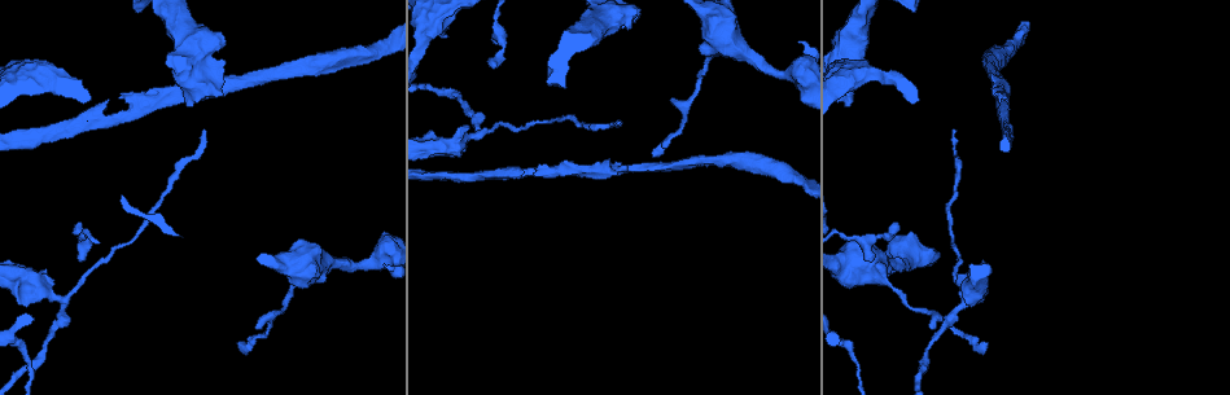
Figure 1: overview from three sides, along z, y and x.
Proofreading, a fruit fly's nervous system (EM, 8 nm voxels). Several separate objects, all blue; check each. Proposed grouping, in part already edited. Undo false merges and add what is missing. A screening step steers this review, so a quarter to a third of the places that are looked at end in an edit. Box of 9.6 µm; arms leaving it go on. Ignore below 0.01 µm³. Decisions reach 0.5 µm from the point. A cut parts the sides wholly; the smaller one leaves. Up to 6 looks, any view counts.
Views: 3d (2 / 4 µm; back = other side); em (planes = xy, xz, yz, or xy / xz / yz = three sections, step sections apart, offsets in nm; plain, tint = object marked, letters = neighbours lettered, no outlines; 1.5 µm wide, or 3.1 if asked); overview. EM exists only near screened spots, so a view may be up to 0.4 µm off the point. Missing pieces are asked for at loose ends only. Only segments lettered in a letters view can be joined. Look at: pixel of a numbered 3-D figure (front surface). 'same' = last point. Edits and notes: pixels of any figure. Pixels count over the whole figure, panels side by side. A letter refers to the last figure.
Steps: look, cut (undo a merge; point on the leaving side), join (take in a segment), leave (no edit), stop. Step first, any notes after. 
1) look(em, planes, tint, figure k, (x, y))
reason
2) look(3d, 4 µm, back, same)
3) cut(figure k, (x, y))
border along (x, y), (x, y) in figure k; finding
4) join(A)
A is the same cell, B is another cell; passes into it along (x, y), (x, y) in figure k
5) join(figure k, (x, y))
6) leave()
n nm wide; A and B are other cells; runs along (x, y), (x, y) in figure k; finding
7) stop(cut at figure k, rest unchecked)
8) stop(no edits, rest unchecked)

look(em, planes, letters, figure 1, (30, 370))
narrows sharply

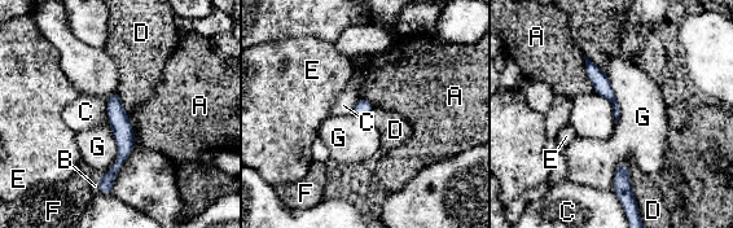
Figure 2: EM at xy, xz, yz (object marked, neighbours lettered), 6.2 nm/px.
leave()
D touches over 340 nm; A, B, C, D, E, F and G are other cells; border along (593, 92), (611, 104), (615, 123) in figure 2; continuous, no second neuron

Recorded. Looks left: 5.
look(3d, 2 µm, back, figure 1, (557, 168))

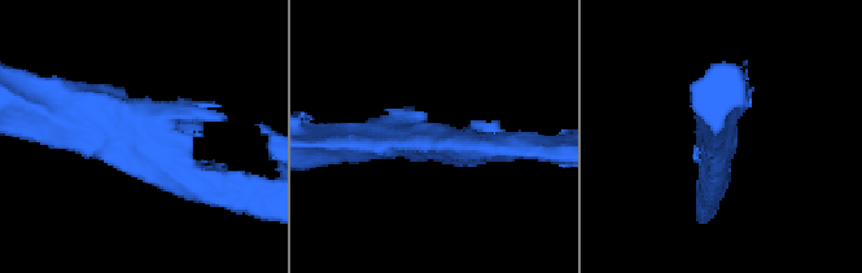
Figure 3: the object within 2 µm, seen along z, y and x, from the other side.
look(em, planes, letters, figure 3, (145, 140))

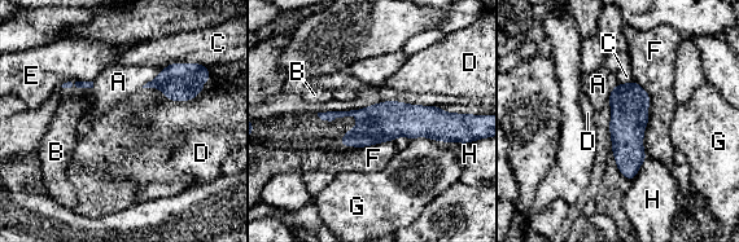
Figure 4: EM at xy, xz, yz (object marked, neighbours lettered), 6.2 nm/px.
leave()
240 nm wide; A, B, C, D, E, F, G and H are other cells; runs along (323, 115), (428, 120), (458, 132) in figure 4; all the same neuron

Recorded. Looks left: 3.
look(em, yz, step 4, letters, figure 1, (594, 23))
two arms at a narrow angle

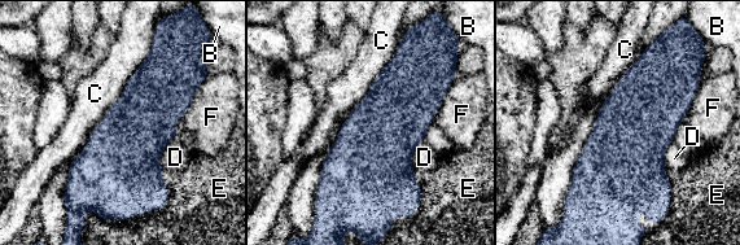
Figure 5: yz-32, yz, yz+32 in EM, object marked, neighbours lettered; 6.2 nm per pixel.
leave()
C touches over 900 nm; B, C, D, E and F are other cells; all the same neuron

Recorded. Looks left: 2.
stop(no edits, rest unchecked)

